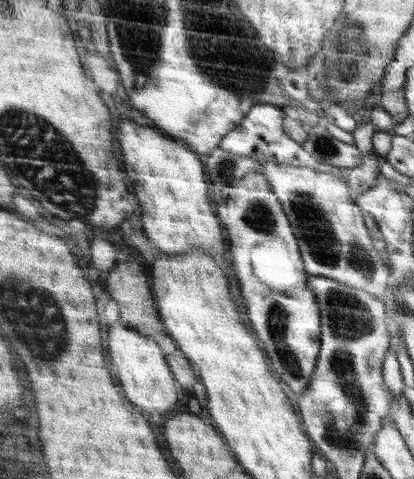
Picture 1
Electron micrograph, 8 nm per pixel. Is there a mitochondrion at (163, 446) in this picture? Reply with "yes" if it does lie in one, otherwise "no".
no

